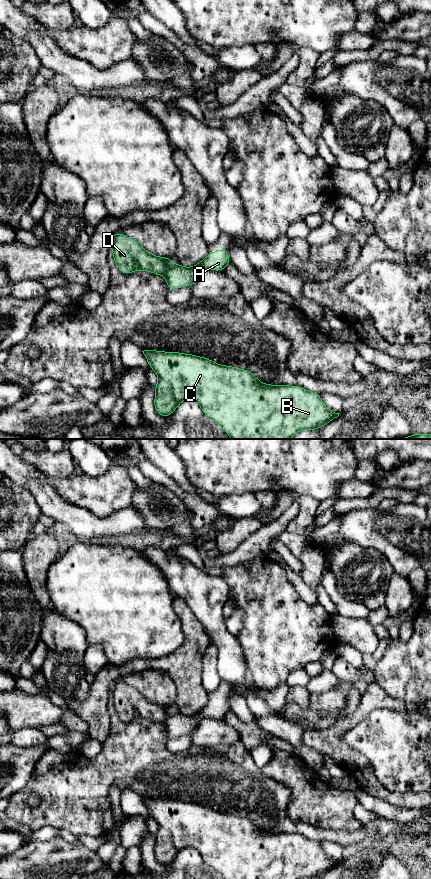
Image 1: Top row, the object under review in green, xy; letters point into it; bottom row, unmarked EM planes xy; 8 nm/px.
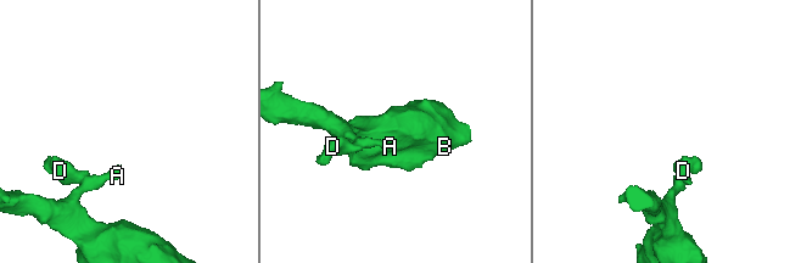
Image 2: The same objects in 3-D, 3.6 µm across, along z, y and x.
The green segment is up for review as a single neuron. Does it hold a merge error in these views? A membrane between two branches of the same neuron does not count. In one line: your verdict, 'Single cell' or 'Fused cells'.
Fused cells

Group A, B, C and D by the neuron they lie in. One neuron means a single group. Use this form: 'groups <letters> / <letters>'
groups A B C / D

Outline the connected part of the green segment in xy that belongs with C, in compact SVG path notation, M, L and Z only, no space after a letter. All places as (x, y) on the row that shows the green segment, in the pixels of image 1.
M142 352L158 375L154 406L159 415L168 417L183 400L192 399L231 439L291 439L297 432L317 430L340 414L329 410L320 394L301 386L264 384L248 370L220 365L197 355Z

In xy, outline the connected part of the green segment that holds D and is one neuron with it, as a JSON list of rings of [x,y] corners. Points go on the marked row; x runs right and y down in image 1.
[[[119,232],[112,236],[111,250],[116,266],[124,274],[142,270],[164,277],[166,269],[174,264],[171,257],[151,254],[139,242]]]

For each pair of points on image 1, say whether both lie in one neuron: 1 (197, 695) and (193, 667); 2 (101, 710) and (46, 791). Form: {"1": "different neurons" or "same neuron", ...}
{"1": "same neuron", "2": "different neurons"}

